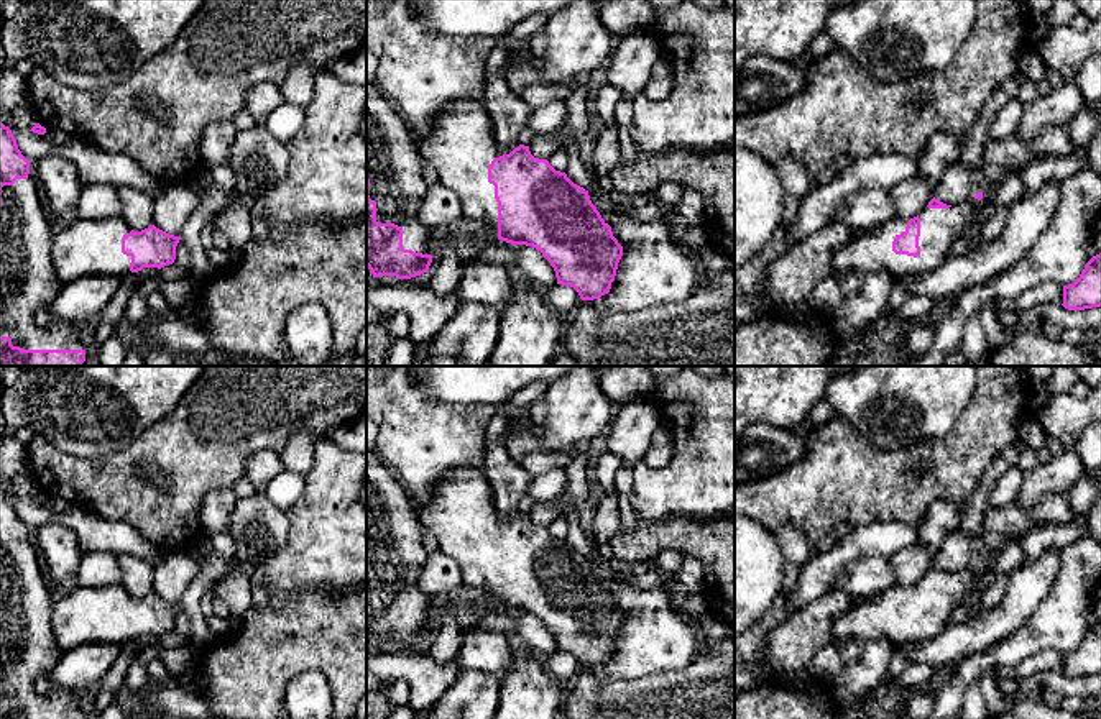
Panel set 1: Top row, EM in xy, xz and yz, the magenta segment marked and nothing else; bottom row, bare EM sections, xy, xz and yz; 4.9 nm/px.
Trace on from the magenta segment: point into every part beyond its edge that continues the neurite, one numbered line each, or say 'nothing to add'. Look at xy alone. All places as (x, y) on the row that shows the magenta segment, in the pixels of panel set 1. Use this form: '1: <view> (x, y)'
1: xy (35, 263)

